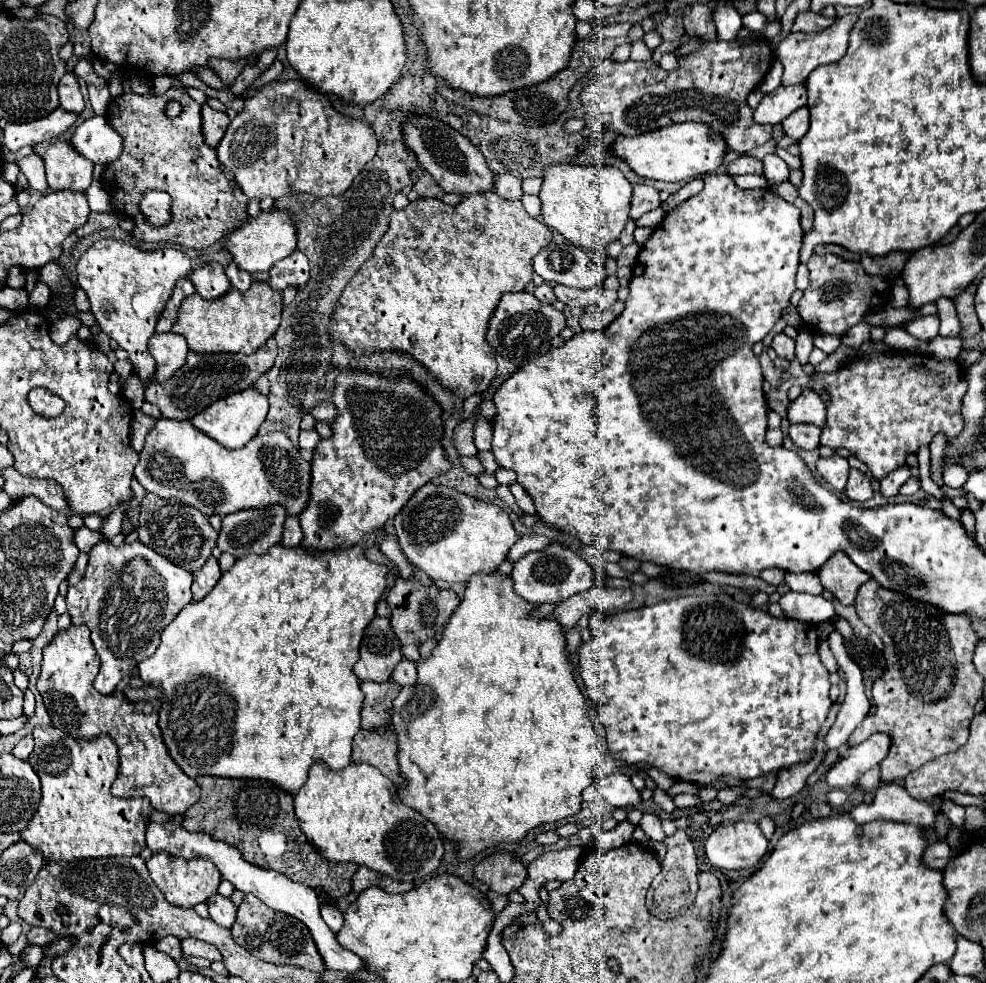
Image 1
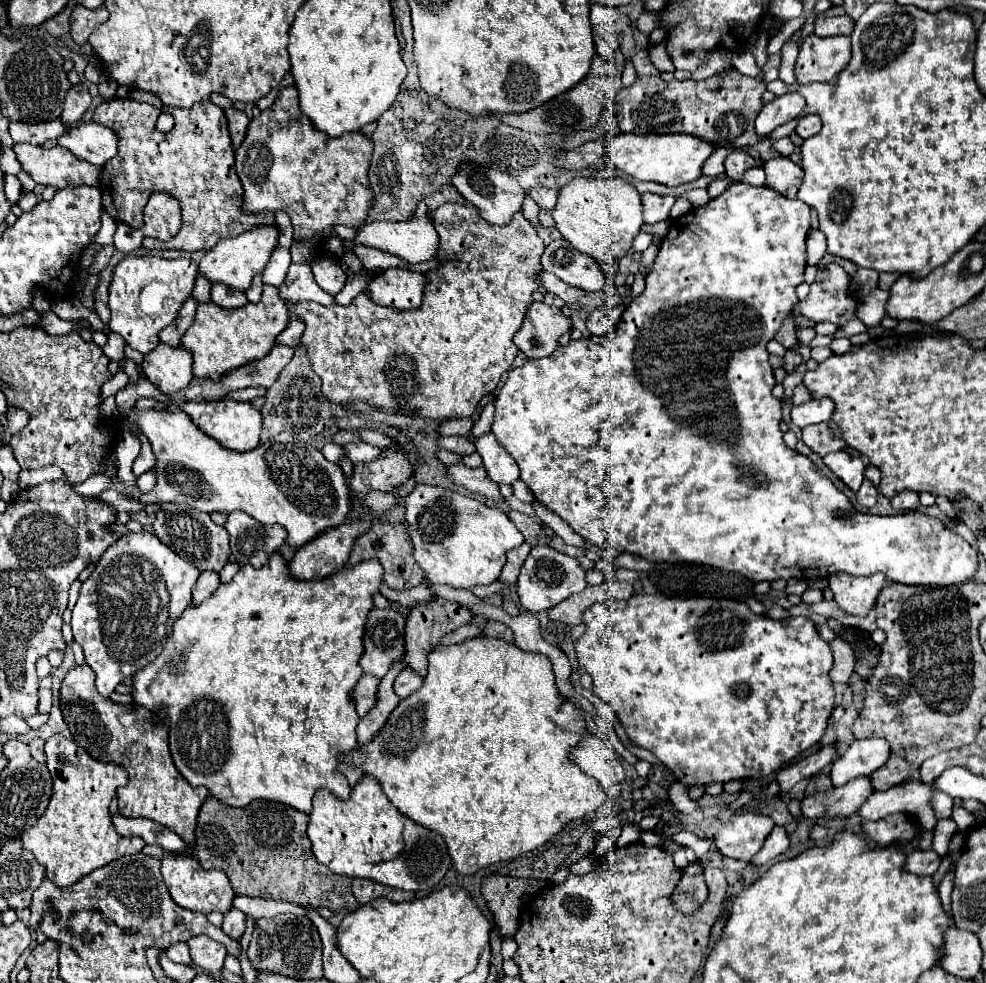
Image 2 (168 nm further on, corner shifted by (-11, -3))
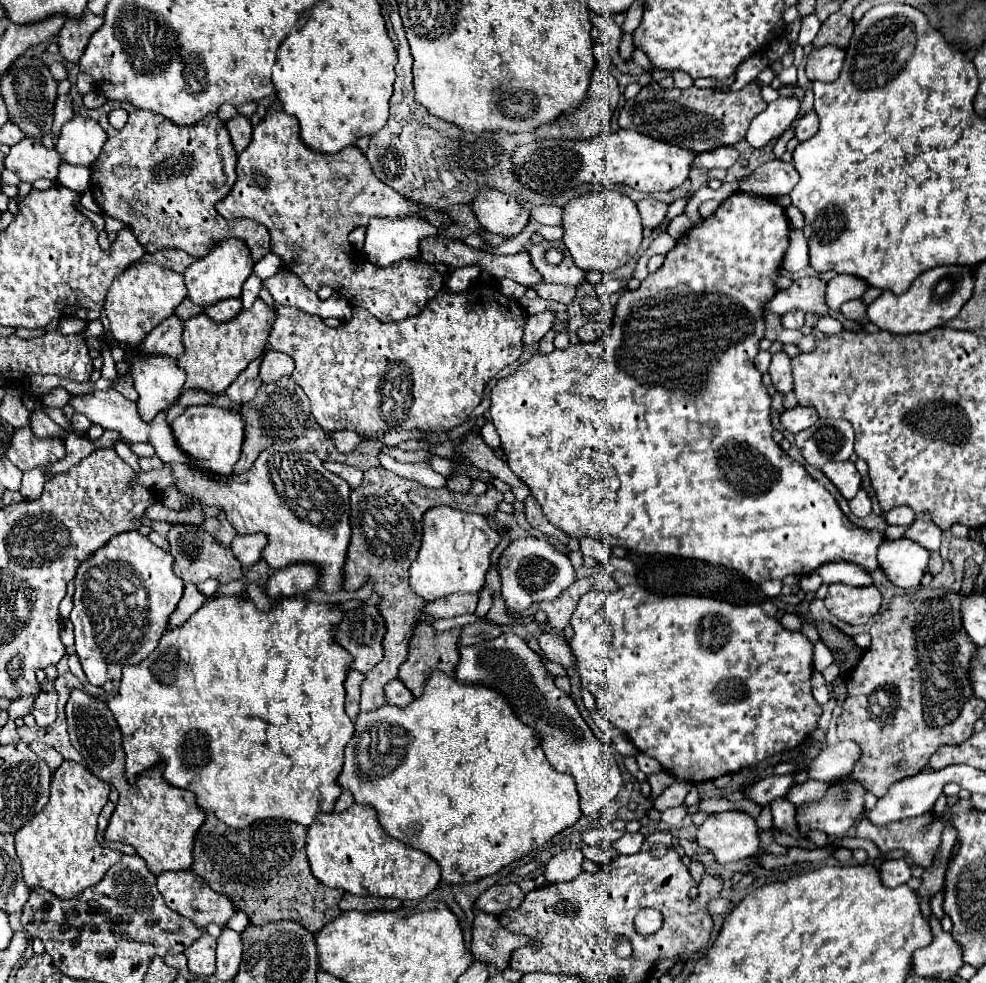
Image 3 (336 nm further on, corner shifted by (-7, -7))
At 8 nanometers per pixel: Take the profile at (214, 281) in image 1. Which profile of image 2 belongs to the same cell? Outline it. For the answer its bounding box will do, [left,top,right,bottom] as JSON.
[212,285,248,309]

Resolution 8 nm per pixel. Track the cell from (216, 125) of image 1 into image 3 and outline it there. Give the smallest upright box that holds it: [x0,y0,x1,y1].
[226,115,252,153]

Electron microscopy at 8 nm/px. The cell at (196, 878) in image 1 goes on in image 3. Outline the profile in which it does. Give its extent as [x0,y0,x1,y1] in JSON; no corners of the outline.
[158,871,234,929]

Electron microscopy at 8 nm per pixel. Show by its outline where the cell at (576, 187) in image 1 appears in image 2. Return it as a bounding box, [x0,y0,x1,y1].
[552,177,642,265]

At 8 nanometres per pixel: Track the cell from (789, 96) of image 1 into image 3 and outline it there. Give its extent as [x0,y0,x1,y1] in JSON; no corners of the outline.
[746,97,800,149]

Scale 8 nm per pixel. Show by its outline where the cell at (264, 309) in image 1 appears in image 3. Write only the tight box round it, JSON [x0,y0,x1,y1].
[178,299,276,395]

